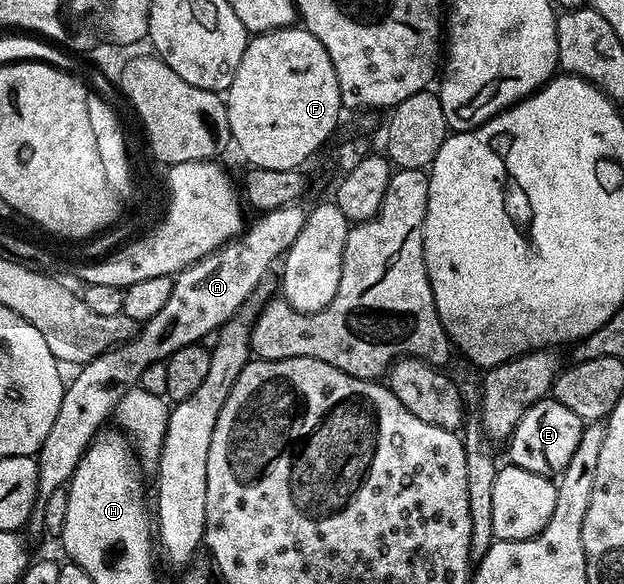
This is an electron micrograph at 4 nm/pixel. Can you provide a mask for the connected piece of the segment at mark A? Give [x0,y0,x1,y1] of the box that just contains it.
[34,202,305,501]

